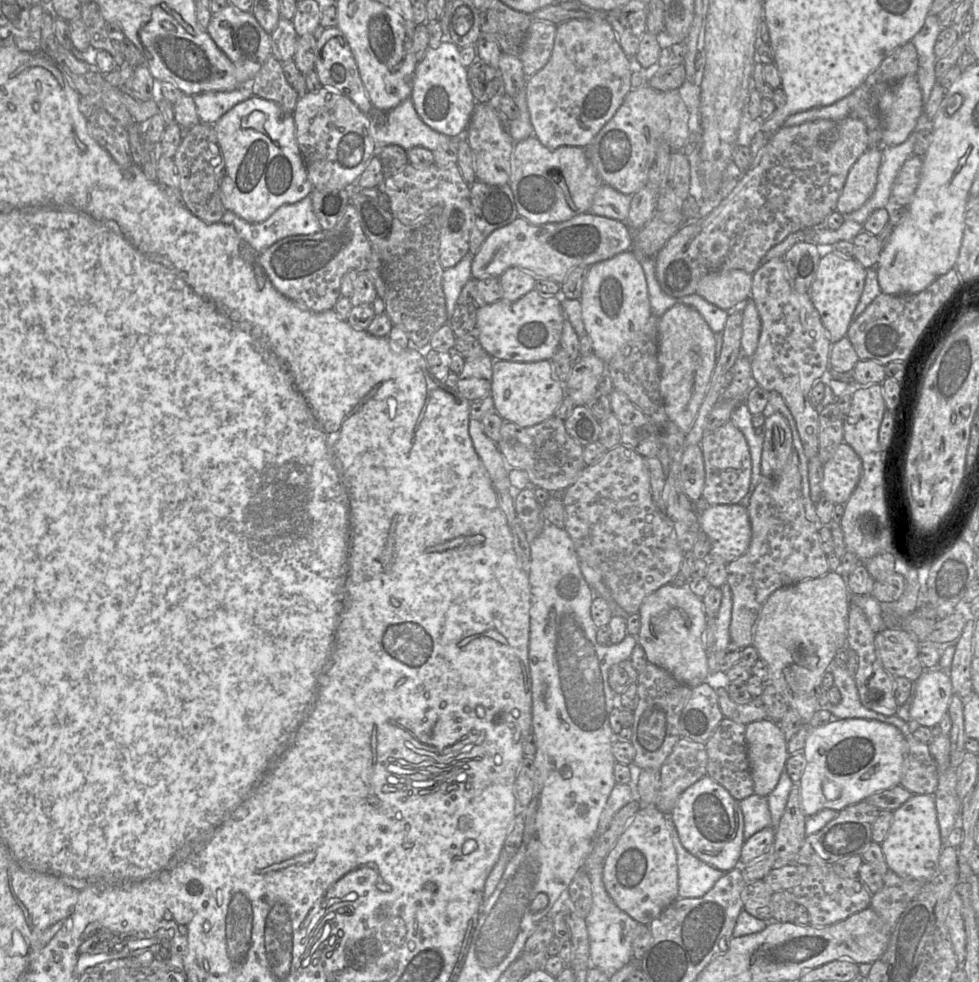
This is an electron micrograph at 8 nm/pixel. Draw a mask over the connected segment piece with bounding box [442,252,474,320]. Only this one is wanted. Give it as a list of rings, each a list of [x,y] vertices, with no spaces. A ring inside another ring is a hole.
[[[468,252],[455,266],[444,269],[442,287],[446,300],[448,319],[452,317],[458,297],[466,284],[472,278],[472,261],[474,255]]]

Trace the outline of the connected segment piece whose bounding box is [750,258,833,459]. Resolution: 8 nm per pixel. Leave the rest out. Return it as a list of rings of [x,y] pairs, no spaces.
[[[773,258],[761,264],[752,273],[751,297],[761,319],[761,333],[758,346],[750,358],[752,375],[763,389],[778,392],[793,415],[798,434],[808,459],[818,455],[819,412],[809,401],[809,392],[816,381],[828,371],[832,342],[822,324],[820,315],[814,307],[809,293],[795,291],[788,280],[787,267],[783,258]]]

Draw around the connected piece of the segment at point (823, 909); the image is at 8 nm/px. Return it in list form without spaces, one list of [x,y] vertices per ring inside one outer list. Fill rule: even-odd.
[[[830,865],[808,866],[801,881],[790,890],[795,902],[809,913],[812,926],[829,926],[870,906],[871,896],[859,877],[839,877]]]

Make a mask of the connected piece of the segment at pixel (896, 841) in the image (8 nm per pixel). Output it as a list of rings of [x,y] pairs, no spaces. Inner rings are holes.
[[[912,794],[893,811],[888,834],[881,848],[889,870],[903,879],[929,882],[939,873],[939,857],[943,845],[937,820],[934,795]]]

